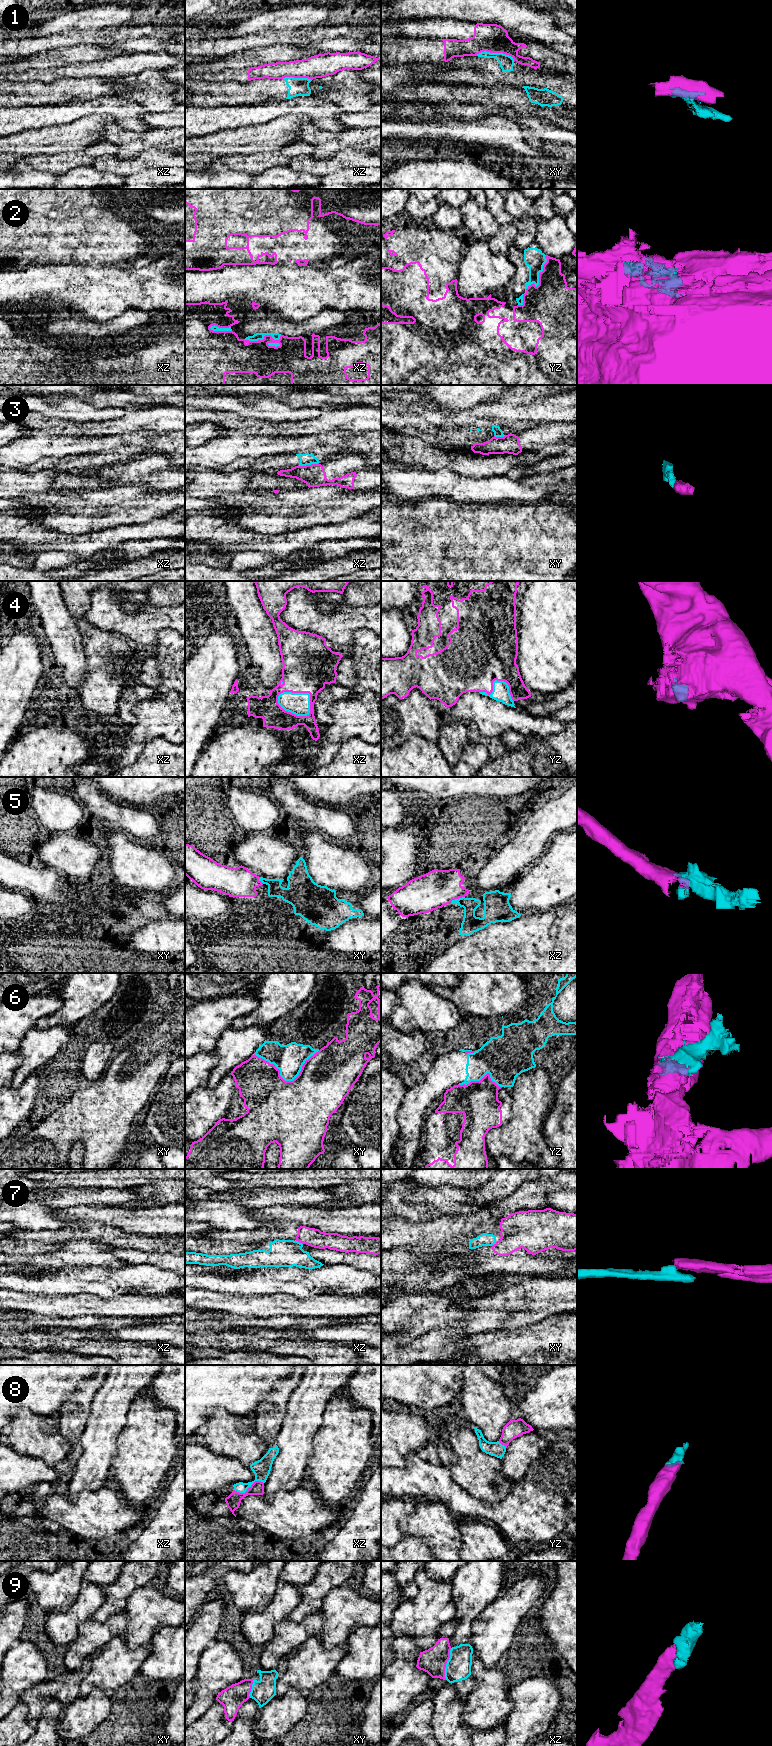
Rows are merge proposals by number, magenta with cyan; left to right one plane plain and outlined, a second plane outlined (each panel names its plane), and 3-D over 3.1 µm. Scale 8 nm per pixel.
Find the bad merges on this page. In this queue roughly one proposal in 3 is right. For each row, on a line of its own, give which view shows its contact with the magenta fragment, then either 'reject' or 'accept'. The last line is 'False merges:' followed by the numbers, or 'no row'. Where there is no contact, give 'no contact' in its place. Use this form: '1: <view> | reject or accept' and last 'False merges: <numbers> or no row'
1: xy | reject
2: yz | reject
3: xz | reject
4: xz | accept
5: xz | accept
6: xy | reject
7: xz | reject
8: xz | accept
9: xz | accept
False merges: 1, 2, 3, 6, 7

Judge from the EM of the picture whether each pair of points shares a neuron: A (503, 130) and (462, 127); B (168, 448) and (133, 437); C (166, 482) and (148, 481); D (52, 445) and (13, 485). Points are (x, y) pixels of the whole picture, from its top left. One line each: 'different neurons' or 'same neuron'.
A: same neuron
B: same neuron
C: same neuron
D: different neurons

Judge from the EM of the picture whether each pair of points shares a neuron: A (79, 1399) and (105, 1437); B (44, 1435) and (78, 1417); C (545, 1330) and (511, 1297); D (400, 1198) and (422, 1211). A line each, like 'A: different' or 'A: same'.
A: different
B: different
C: different
D: same

